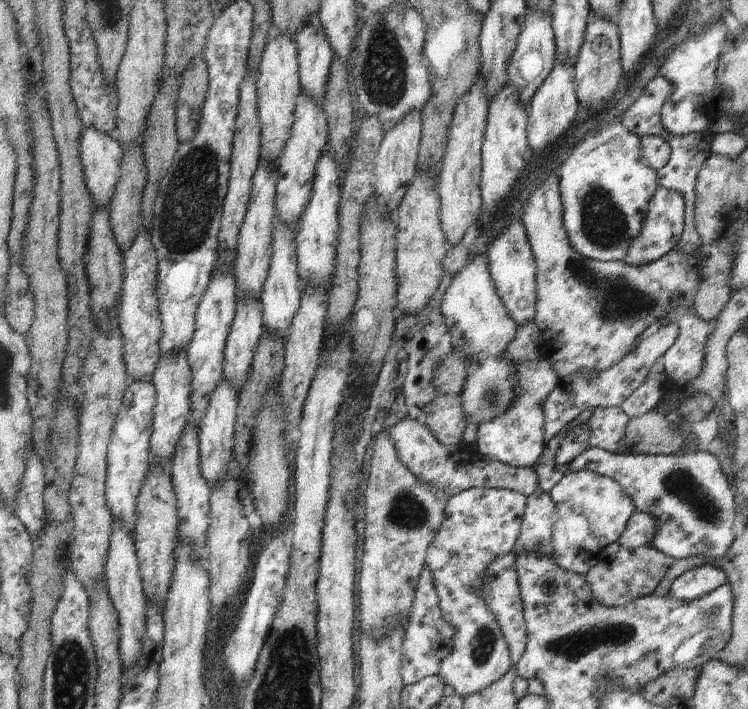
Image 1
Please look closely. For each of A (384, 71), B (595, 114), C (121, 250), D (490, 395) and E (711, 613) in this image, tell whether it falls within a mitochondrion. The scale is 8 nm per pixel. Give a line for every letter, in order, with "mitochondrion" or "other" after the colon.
A: mitochondrion
B: other
C: other
D: mitochondrion
E: mitochondrion

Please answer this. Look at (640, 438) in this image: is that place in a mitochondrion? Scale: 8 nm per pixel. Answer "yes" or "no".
no

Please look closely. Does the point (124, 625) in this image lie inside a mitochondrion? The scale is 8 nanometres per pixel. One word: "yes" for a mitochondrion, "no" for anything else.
no

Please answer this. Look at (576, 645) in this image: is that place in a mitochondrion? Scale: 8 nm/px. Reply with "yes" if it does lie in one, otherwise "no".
yes

